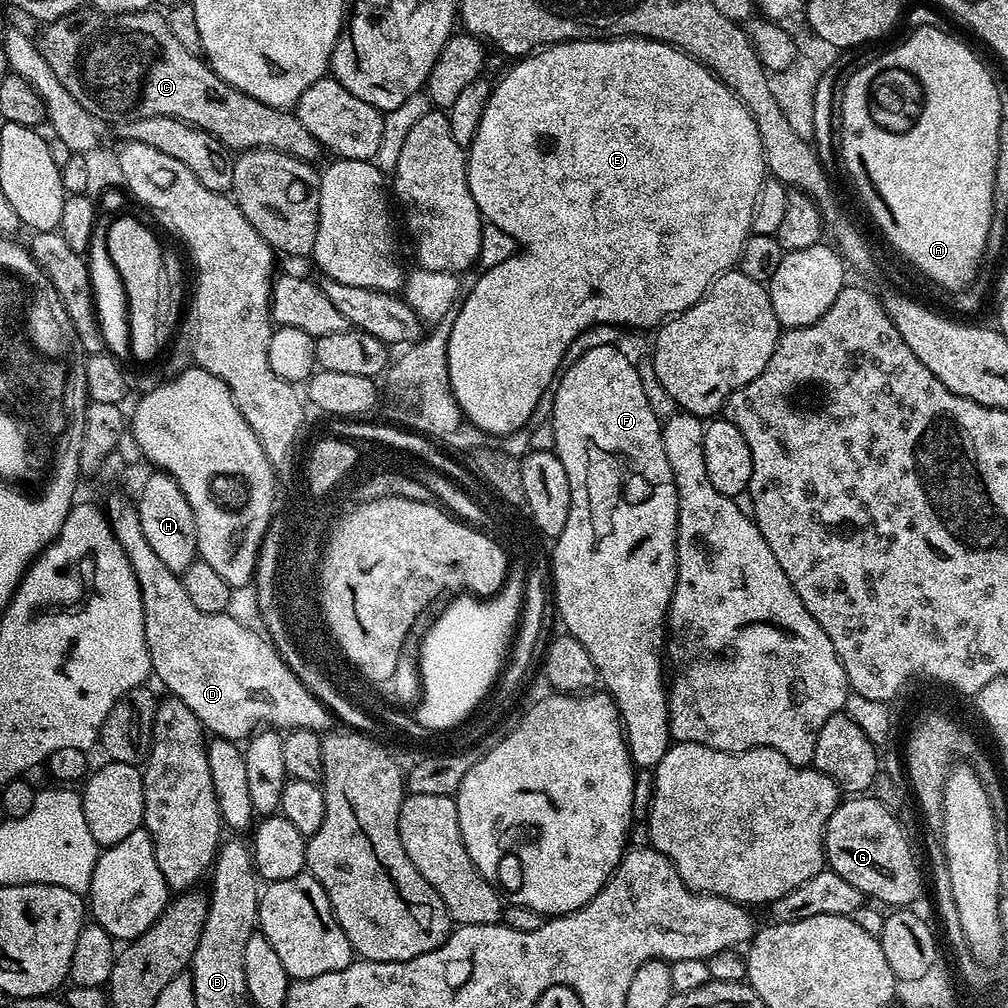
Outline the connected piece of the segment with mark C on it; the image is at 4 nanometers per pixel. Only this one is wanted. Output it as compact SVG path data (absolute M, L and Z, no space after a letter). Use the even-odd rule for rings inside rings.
M81 10L49 20L43 28L44 33L38 36L38 47L46 66L50 66L58 82L62 82L62 86L78 98L78 102L97 121L109 120L112 124L128 126L134 120L169 116L209 132L225 149L236 154L249 152L251 148L275 148L277 152L309 162L316 162L322 155L320 144L291 111L271 108L242 94L237 88L231 88L199 55L178 43L178 38L170 34L167 19L161 13L159 16L156 10L121 16L104 16L95 10Z

